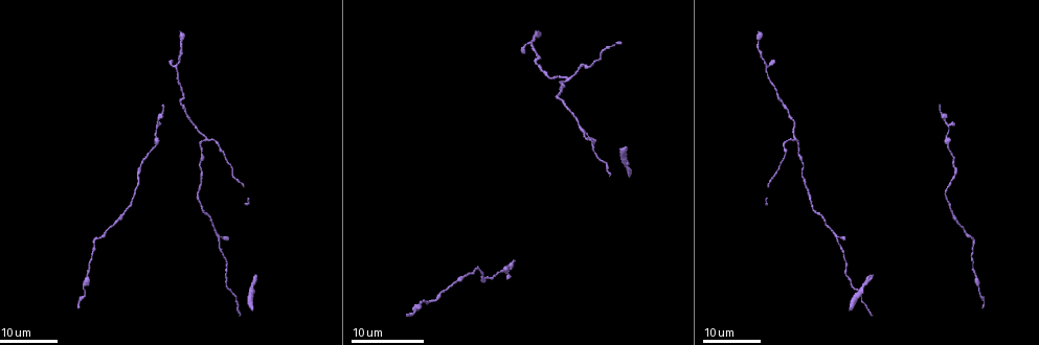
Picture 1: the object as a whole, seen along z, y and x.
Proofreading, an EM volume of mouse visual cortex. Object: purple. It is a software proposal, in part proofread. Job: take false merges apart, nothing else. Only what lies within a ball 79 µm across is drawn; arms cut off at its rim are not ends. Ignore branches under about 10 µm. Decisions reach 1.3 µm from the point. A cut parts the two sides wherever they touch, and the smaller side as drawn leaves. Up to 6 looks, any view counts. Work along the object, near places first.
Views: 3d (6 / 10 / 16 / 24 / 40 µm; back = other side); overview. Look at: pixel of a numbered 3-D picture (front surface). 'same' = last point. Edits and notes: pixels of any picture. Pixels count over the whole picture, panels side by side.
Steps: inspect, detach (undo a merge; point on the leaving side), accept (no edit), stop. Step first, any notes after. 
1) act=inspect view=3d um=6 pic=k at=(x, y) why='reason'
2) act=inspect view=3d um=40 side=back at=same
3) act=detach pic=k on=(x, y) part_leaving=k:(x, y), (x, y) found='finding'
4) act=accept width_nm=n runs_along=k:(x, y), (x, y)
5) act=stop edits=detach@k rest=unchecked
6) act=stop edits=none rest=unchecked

act=inspect view=3d um=24 pic=1 at=(133, 194)

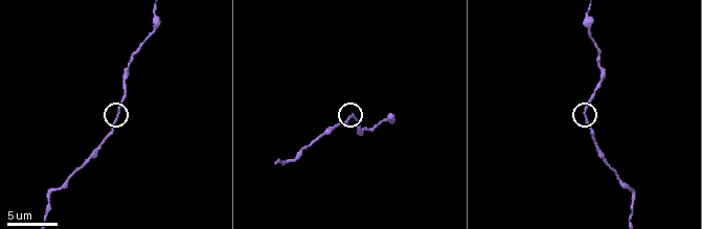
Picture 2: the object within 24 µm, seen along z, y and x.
act=inspect view=3d um=10 pic=2 at=(586, 111) why='zoom in'

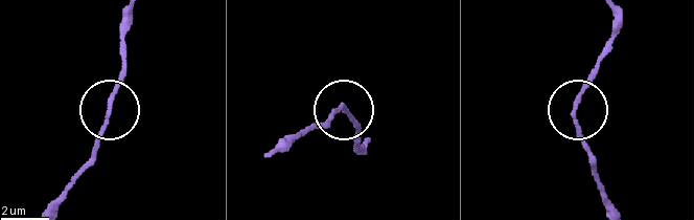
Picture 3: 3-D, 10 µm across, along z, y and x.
act=accept width_nm=160 found='continuous, no second neuron'

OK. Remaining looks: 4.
act=inspect view=3d um=16 pic=1 at=(585, 132) why='three arms meet'

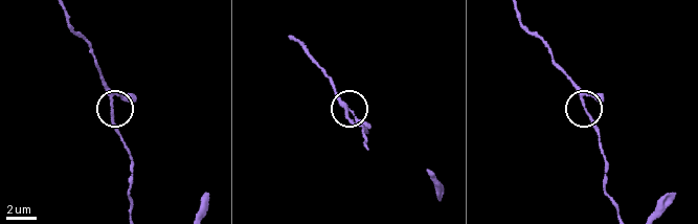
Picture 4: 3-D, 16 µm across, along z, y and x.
act=inspect view=3d um=10 pic=4 at=(345, 109)

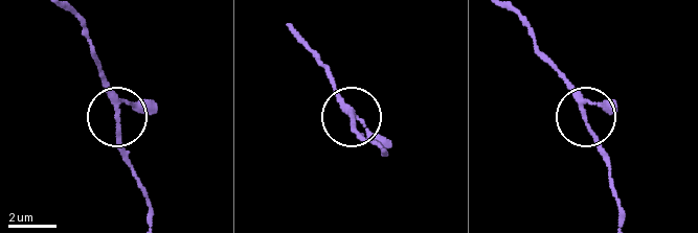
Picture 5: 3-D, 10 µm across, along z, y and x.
act=accept width_nm=190 runs_along=5:(139, 101), (121, 108), (116, 119), (116, 143), (126, 165) found='continuous, no second neuron'

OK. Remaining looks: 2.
act=inspect view=3d um=24 pic=1 at=(797, 140)

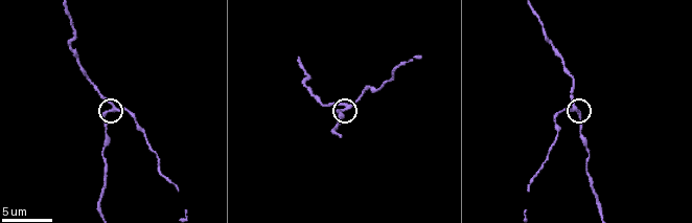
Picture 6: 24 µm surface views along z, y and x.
act=inspect view=3d um=10 pic=6 at=(108, 111)

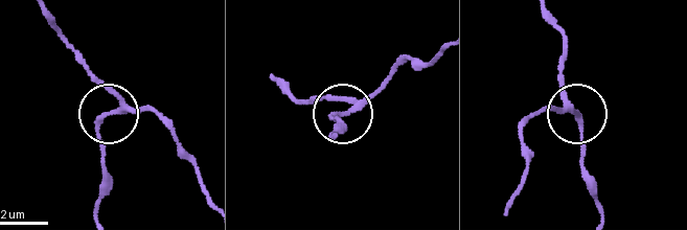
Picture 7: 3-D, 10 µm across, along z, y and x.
act=accept arms=3 runs_along=7:(603, 211), (579, 157), (577, 115), (557, 75) found='one neuron here'

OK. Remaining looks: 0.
act=stop edits=none rest=unchecked

